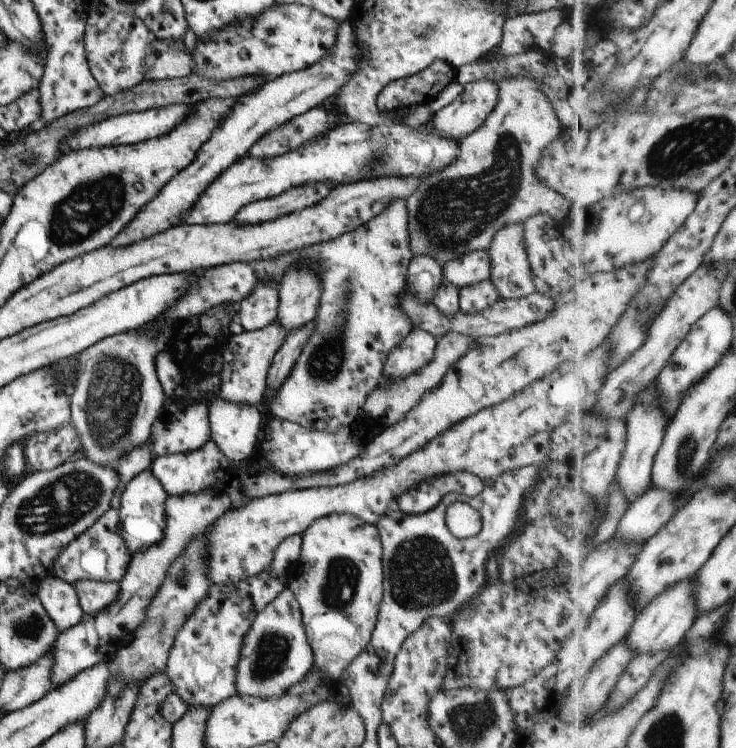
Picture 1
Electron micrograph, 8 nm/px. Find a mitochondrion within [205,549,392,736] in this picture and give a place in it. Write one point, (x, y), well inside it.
(341, 585)

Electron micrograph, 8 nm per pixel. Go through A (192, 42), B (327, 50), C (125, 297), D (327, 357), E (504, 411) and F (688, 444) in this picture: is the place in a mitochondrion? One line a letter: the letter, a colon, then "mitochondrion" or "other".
A: other
B: other
C: other
D: mitochondrion
E: other
F: mitochondrion

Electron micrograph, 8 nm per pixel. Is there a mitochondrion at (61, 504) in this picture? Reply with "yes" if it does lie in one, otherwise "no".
yes

